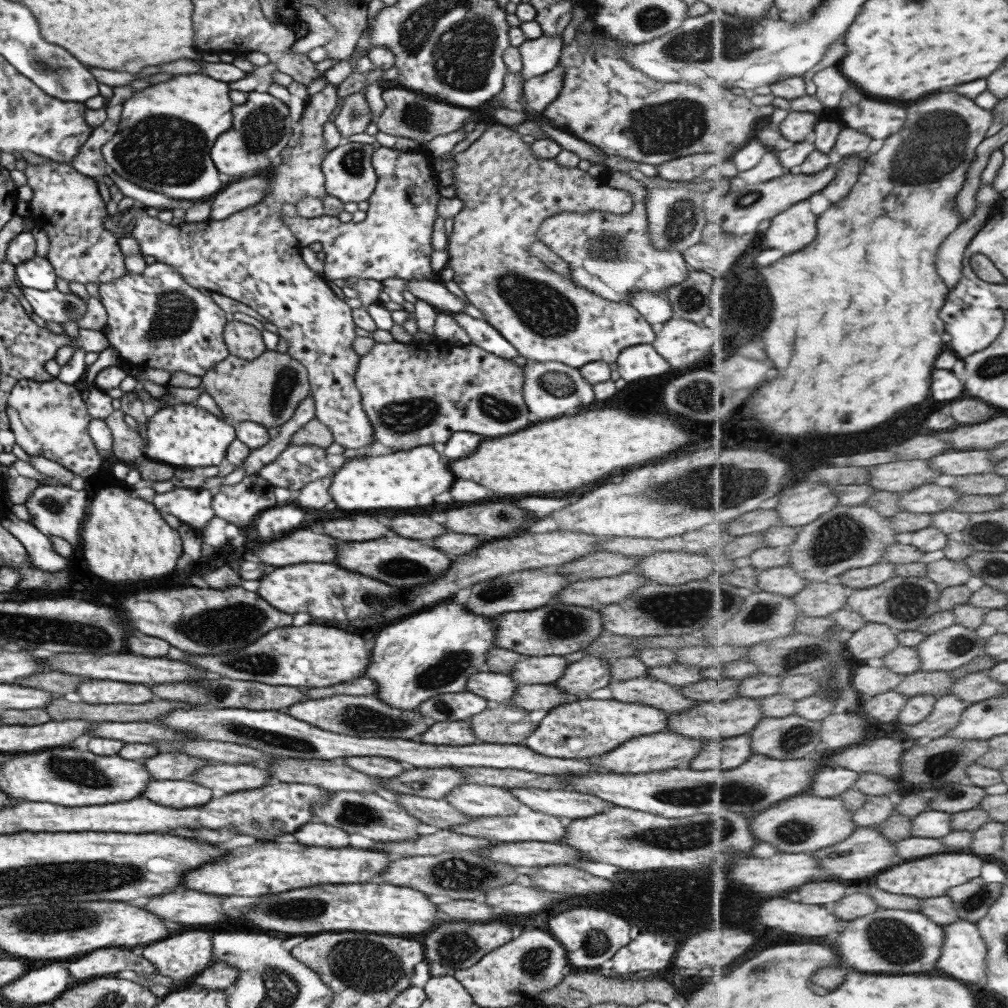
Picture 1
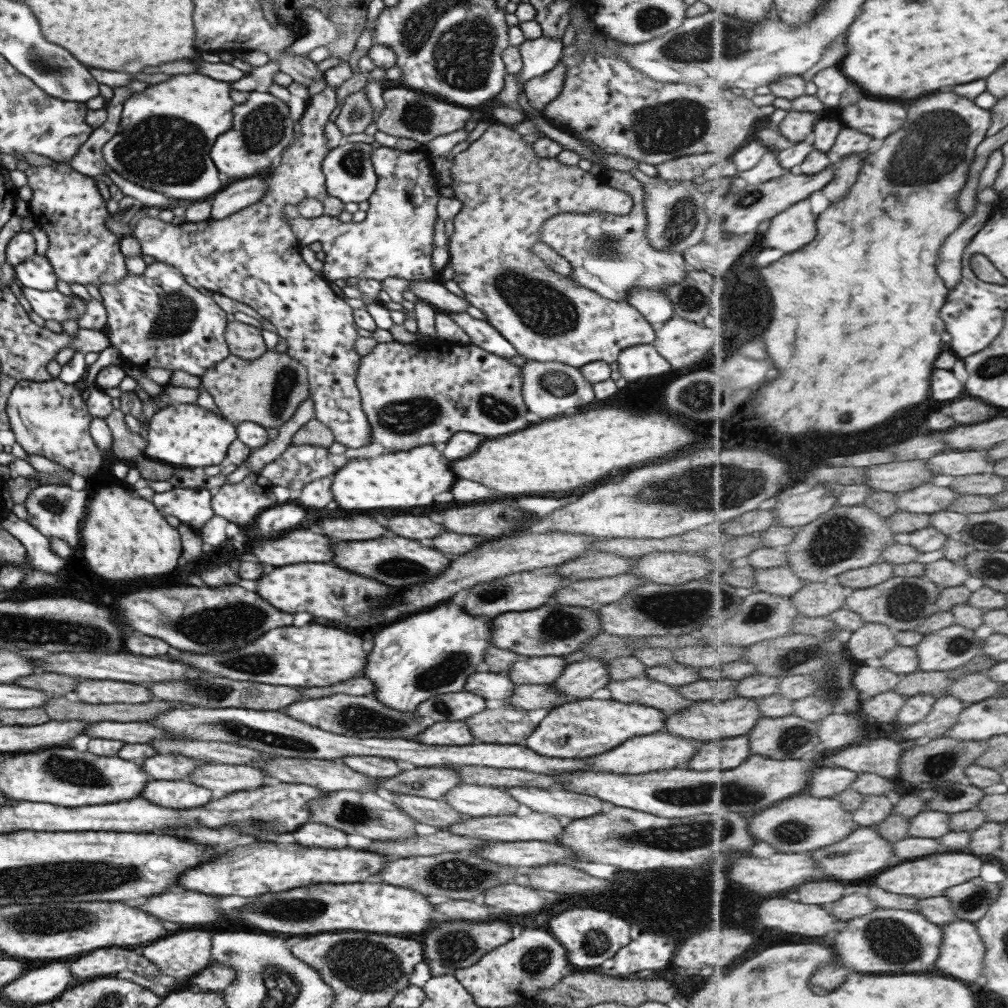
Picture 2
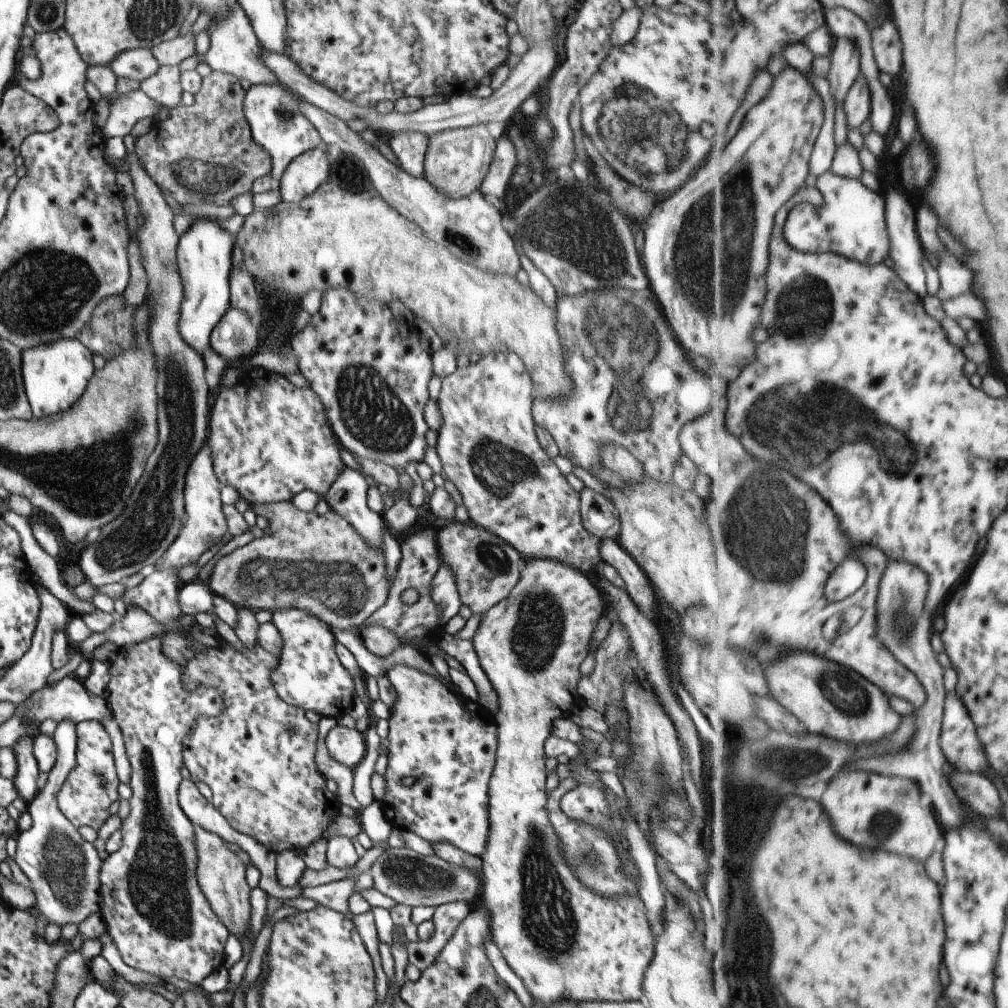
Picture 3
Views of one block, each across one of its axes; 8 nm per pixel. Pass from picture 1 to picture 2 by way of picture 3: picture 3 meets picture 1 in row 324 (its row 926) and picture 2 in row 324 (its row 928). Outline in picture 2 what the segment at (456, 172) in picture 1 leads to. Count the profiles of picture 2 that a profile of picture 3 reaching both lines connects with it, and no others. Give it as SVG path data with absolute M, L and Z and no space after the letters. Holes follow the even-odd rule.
M498 123L490 125L480 138L467 145L464 151L456 154L453 160L454 163L448 165L450 174L452 175L452 184L450 184L449 187L454 191L453 197L462 202L462 208L453 218L454 233L448 242L450 254L448 266L453 270L452 279L460 287L463 296L469 304L476 306L478 310L484 313L486 322L498 330L498 332L514 346L520 356L524 356L528 361L562 362L562 364L579 369L581 366L589 362L596 362L597 360L607 363L616 362L619 354L625 348L638 344L654 343L655 331L652 329L652 325L628 301L610 300L589 288L580 286L571 277L562 276L554 272L554 270L546 264L546 261L543 261L538 255L534 255L531 251L533 244L537 244L537 242L541 240L539 232L542 230L543 222L546 222L549 218L564 212L578 212L582 214L586 212L606 212L608 214L615 214L616 216L624 216L628 214L633 207L633 198L628 193L609 187L608 184L604 184L600 178L593 176L589 171L580 169L578 165L568 166L562 164L558 160L558 157L542 158L535 153L532 144L522 139L522 135L520 135L518 131L508 125L500 125Z

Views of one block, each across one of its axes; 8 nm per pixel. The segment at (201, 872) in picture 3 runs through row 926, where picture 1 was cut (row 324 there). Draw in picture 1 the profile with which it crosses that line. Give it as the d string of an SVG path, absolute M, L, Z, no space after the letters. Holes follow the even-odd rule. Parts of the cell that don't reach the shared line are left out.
M238 320L226 322L223 337L229 354L238 358L254 360L267 351L261 331Z

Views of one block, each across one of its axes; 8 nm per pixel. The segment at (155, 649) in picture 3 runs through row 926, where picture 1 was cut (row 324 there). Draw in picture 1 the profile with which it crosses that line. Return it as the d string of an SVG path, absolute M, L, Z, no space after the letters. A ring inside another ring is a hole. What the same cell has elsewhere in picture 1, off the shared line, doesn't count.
M156 261L146 265L142 274L127 271L114 282L100 284L99 295L108 315L104 334L109 343L118 350L124 363L132 364L142 370L162 368L171 374L182 370L186 374L201 377L209 368L222 362L229 355L223 337L227 322L224 310L211 296L206 296L197 288L190 286L173 266Z

